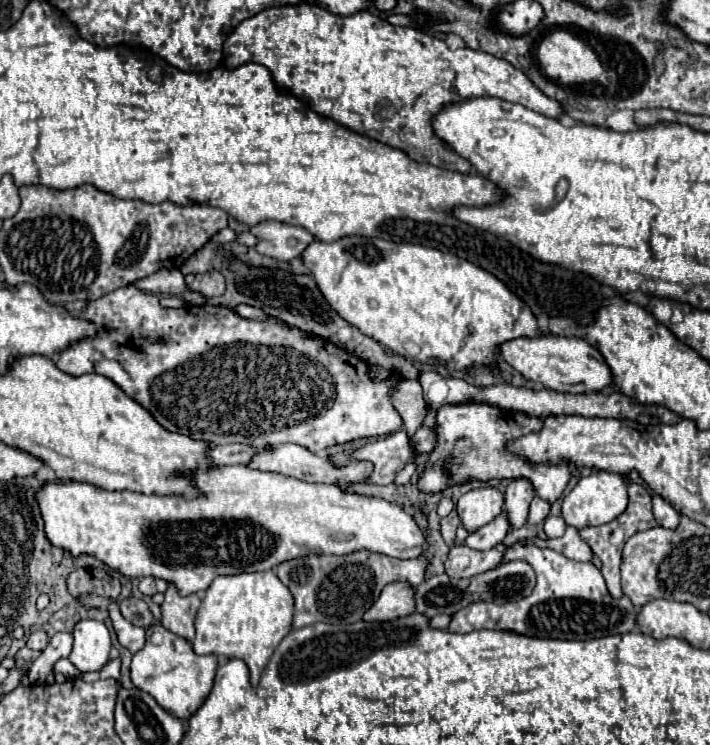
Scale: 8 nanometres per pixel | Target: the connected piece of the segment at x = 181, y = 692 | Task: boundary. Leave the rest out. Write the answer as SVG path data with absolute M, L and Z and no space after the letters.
M162 625L150 627L148 635L152 631L160 631L164 641L160 645L152 645L148 639L144 649L140 649L132 655L132 665L130 665L132 683L138 689L150 693L158 701L160 707L164 707L178 719L188 719L204 703L204 699L208 697L208 693L214 685L218 657L216 655L196 655L190 641L174 635L172 631L164 629Z

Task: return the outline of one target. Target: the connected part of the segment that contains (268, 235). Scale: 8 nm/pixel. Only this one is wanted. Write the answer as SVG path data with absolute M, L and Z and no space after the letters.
M262 221L250 227L250 233L258 239L256 251L278 261L290 261L300 257L306 245L314 239L302 227L292 227L278 221Z

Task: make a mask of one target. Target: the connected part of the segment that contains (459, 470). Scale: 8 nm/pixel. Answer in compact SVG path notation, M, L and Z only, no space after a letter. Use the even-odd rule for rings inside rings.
M458 403L458 405L444 405L438 409L436 417L436 433L438 433L438 445L430 453L428 465L424 469L424 475L420 477L420 489L426 493L438 493L454 483L464 483L468 479L530 479L536 495L542 497L548 503L554 503L566 489L570 481L570 471L564 461L558 465L536 465L530 461L524 461L518 455L512 455L504 449L504 443L516 437L522 437L526 433L532 433L540 429L542 421L538 417L530 417L518 411L506 411L500 407L492 407L488 403ZM450 457L450 469L446 471L446 459Z

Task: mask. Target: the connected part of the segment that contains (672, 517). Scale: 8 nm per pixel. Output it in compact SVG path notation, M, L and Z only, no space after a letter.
M660 495L652 497L652 513L654 513L654 519L658 521L658 525L662 525L666 529L678 527L678 513Z

